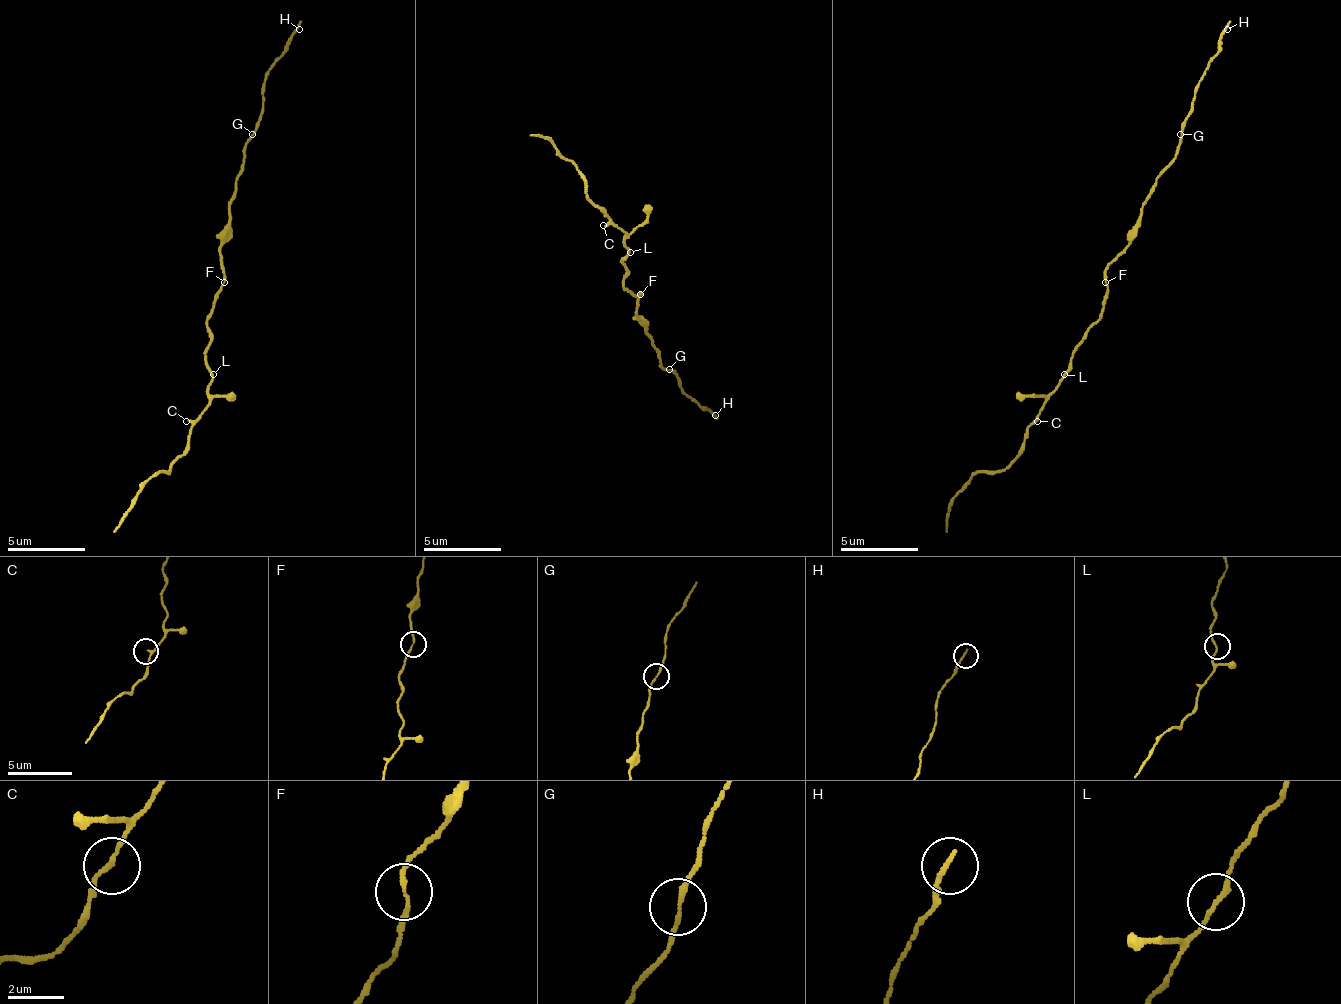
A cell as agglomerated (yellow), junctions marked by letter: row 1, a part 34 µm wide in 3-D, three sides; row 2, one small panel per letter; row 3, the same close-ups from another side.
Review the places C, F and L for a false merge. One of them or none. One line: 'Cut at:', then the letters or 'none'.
Cut at: none

